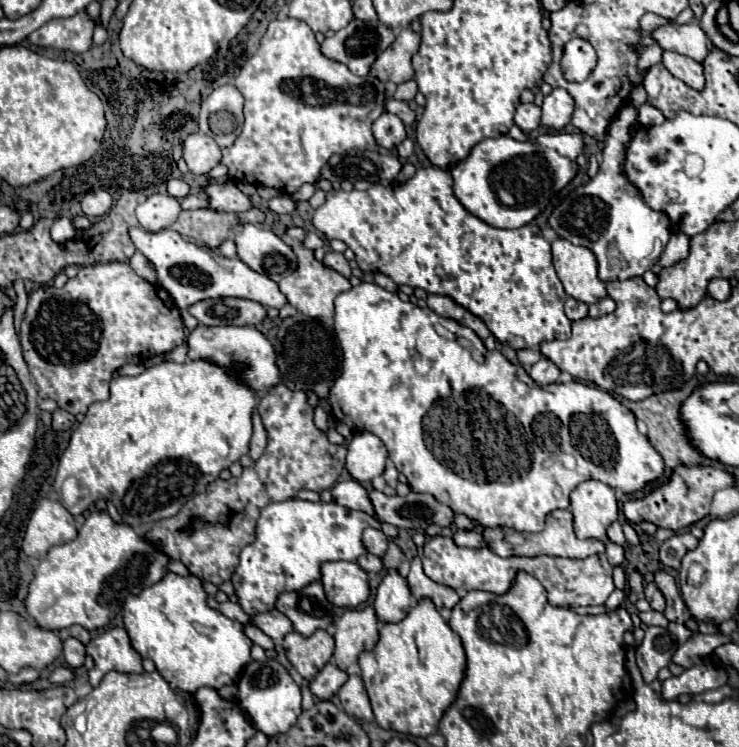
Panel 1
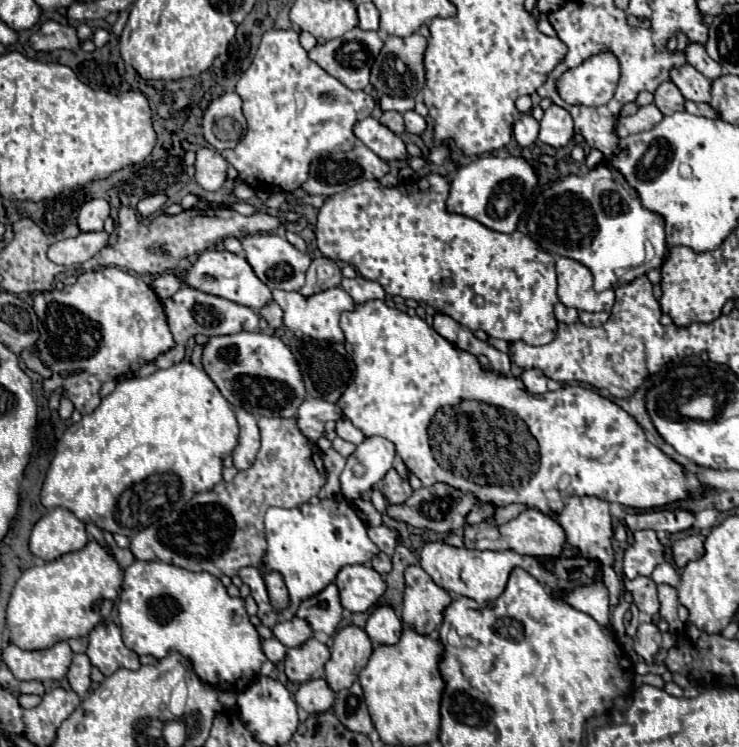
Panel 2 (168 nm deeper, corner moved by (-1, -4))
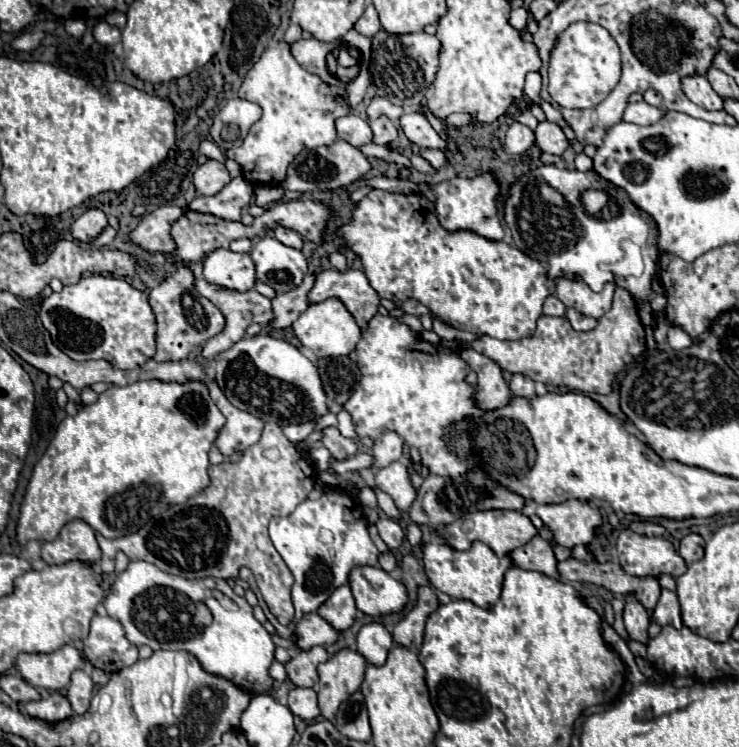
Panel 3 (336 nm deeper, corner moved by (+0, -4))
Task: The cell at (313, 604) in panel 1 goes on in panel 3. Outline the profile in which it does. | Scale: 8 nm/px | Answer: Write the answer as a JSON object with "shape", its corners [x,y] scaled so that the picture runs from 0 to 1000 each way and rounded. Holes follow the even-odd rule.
{"shape":[[[471,783],[455,786],[452,794],[447,797],[447,802],[430,813],[428,818],[436,829],[441,829],[455,845],[465,845],[479,834],[482,826],[482,810],[479,810],[479,799],[474,794]]]}

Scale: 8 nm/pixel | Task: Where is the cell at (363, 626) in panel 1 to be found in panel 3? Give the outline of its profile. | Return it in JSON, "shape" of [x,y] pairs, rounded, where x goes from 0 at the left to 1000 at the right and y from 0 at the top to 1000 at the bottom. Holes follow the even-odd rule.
{"shape":[[[460,869],[441,888],[430,890],[433,920],[430,938],[436,960],[449,963],[457,944],[487,922],[493,909],[495,882],[482,869]]]}

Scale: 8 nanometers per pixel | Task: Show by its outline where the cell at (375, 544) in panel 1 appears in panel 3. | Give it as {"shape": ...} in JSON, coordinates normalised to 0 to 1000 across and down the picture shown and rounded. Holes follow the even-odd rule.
{"shape":[[[517,692],[517,695],[512,695],[509,705],[512,705],[512,716],[514,716],[517,724],[525,730],[525,735],[536,735],[536,732],[544,727],[544,722],[547,722],[547,708],[544,708],[533,695]]]}

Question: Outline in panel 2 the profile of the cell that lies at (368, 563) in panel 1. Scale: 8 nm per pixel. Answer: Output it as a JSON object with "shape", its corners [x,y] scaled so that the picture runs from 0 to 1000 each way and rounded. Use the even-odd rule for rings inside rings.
{"shape":[[[513,740],[510,746],[505,746],[505,762],[516,770],[524,770],[529,764],[529,748],[521,740]]]}

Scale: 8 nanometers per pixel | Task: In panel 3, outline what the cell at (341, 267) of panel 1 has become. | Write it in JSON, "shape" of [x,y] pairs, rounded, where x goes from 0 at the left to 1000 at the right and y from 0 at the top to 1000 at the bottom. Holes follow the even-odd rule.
{"shape":[[[417,365],[406,384],[390,392],[376,392],[373,400],[368,400],[368,414],[373,414],[373,430],[368,432],[368,438],[387,440],[401,430],[406,419],[414,416],[419,406],[417,392],[425,384],[425,379],[428,379],[428,365]]]}

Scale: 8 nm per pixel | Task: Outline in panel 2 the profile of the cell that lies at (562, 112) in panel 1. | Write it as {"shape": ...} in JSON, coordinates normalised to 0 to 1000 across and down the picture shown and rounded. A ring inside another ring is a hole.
{"shape":[[[746,141],[735,159],[729,162],[729,183],[732,191],[748,197],[748,199],[759,199],[765,197],[773,186],[775,186],[775,159],[773,154],[754,141]]]}

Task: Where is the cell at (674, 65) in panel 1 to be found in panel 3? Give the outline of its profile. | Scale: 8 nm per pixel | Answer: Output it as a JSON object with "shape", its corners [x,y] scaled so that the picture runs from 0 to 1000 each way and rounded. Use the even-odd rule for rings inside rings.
{"shape":[[[934,100],[934,103],[923,103],[923,122],[928,124],[928,130],[958,146],[958,149],[972,149],[977,146],[977,130],[963,119],[963,114],[958,111],[955,103],[950,100]]]}

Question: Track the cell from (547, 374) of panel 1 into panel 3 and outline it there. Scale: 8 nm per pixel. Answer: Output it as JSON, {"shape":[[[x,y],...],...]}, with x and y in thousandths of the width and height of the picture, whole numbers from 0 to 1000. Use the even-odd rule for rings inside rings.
{"shape":[[[696,502],[690,507],[690,521],[698,531],[723,531],[725,529],[725,521],[723,521],[723,510],[717,505],[709,505],[709,502]]]}

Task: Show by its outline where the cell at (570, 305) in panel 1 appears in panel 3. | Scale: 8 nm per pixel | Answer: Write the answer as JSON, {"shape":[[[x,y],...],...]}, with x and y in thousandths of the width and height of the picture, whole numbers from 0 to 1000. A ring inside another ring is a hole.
{"shape":[[[750,395],[736,403],[736,422],[752,422],[752,424],[766,424],[766,408],[752,400]]]}

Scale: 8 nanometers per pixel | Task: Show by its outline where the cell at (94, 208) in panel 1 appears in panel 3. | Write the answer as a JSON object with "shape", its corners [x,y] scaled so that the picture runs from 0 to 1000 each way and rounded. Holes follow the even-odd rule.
{"shape":[[[119,280],[97,299],[95,309],[97,309],[97,317],[106,320],[108,325],[124,325],[143,301],[146,301],[146,293],[138,280]]]}

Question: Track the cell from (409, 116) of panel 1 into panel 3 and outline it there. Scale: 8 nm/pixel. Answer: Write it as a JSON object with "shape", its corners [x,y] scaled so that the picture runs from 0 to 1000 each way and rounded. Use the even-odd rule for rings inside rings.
{"shape":[[[512,157],[509,162],[501,162],[501,170],[506,175],[506,191],[512,194],[525,194],[539,183],[539,173],[525,157]]]}

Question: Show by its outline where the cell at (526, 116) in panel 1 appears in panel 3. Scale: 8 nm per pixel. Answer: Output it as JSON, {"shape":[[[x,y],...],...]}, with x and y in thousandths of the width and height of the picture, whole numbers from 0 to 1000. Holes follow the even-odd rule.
{"shape":[[[696,162],[685,178],[682,199],[696,207],[709,207],[723,194],[723,178],[712,167]]]}

